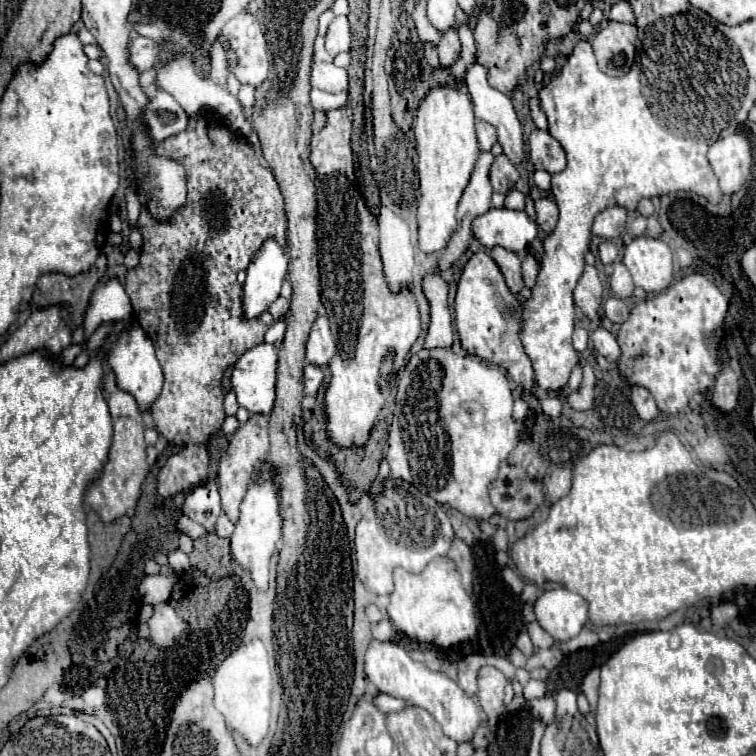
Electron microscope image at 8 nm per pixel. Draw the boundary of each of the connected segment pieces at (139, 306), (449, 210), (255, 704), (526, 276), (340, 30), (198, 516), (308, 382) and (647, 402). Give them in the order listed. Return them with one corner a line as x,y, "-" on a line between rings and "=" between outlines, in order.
193,116
189,118
189,126
187,130
183,130
181,134
175,134
171,138
167,138
165,142
161,142
155,148
157,156
163,158
173,158
179,160
185,166
185,174
187,174
187,202
185,206
181,206
181,210
177,210
177,214
173,214
173,218
169,218
169,222
157,222
149,212
147,206
141,208
137,226
143,234
143,248
141,248
141,258
137,268
129,270
125,276
125,290
131,298
131,306
133,306
133,316
135,320
143,326
143,330
153,338
153,344
157,344
157,360
163,368
165,374
165,384
163,390
159,394
159,398
153,402
151,406
151,414
153,414
153,422
155,428
167,438
167,442
171,444
197,444
197,446
205,446
205,442
209,440
211,434
221,430
221,424
225,420
225,412
223,412
223,392
221,392
221,378
223,372
235,364
247,350
251,350
253,346
259,346
263,342
265,330
267,326
261,320
251,320
251,322
243,322
241,320
241,286
237,281
237,273
239,270
247,270
251,256
261,248
261,244
265,242
265,238
277,238
277,242
281,242
281,246
287,246
287,220
285,220
285,212
283,212
283,196
279,192
279,186
271,174
271,170
267,166
261,164
261,154
259,150
245,138
235,134
233,130
227,130
229,126
225,122
221,122
219,118
209,120
205,116
=
435,88
419,104
415,126
417,138
417,174
419,174
419,202
417,202
417,222
419,222
419,250
425,254
441,252
447,248
451,236
457,228
457,204
469,176
479,158
479,144
475,136
475,116
467,94
459,88
=
259,638
251,642
243,642
237,646
217,668
213,676
215,684
215,708
227,718
227,726
231,730
239,730
239,734
251,744
257,746
267,736
269,716
271,716
271,688
273,688
273,664
269,660
267,648
=
527,254
521,264
523,264
523,280
525,280
525,286
527,288
533,288
535,286
535,280
537,280
537,274
539,274
539,264
537,264
537,260
531,254
=
337,16
327,30
325,36
325,50
331,56
337,56
339,52
349,52
351,48
351,30
349,30
349,20
347,16
=
209,480
201,486
195,486
191,492
187,492
187,498
183,502
183,514
199,522
207,532
215,532
215,522
221,514
217,482
=
307,364
305,366
305,394
315,396
317,388
321,386
321,382
323,382
323,370
317,368
317,366
=
633,386
631,388
631,402
633,402
639,418
643,418
643,420
655,420
659,416
655,398
651,396
649,390
645,390
641,386

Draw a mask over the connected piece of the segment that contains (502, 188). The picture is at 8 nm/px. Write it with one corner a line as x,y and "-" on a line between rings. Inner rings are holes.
505,154
495,156
493,168
491,168
491,184
493,184
493,190
507,194
515,186
517,180
519,180
517,166

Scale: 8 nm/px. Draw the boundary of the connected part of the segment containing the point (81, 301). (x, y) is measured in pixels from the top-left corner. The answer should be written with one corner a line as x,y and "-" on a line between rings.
99,254
95,264
87,272
75,276
67,276
61,272
41,274
41,278
37,280
37,288
33,292
33,304
37,308
65,304
73,314
73,328
77,328
83,324
83,312
87,310
93,288
105,272
107,272
107,256

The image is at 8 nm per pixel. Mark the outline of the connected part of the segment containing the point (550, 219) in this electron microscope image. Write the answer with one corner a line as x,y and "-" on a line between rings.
539,198
535,202
535,210
537,210
537,224
543,228
545,234
549,234
559,218
559,208
555,204
555,200
551,198

